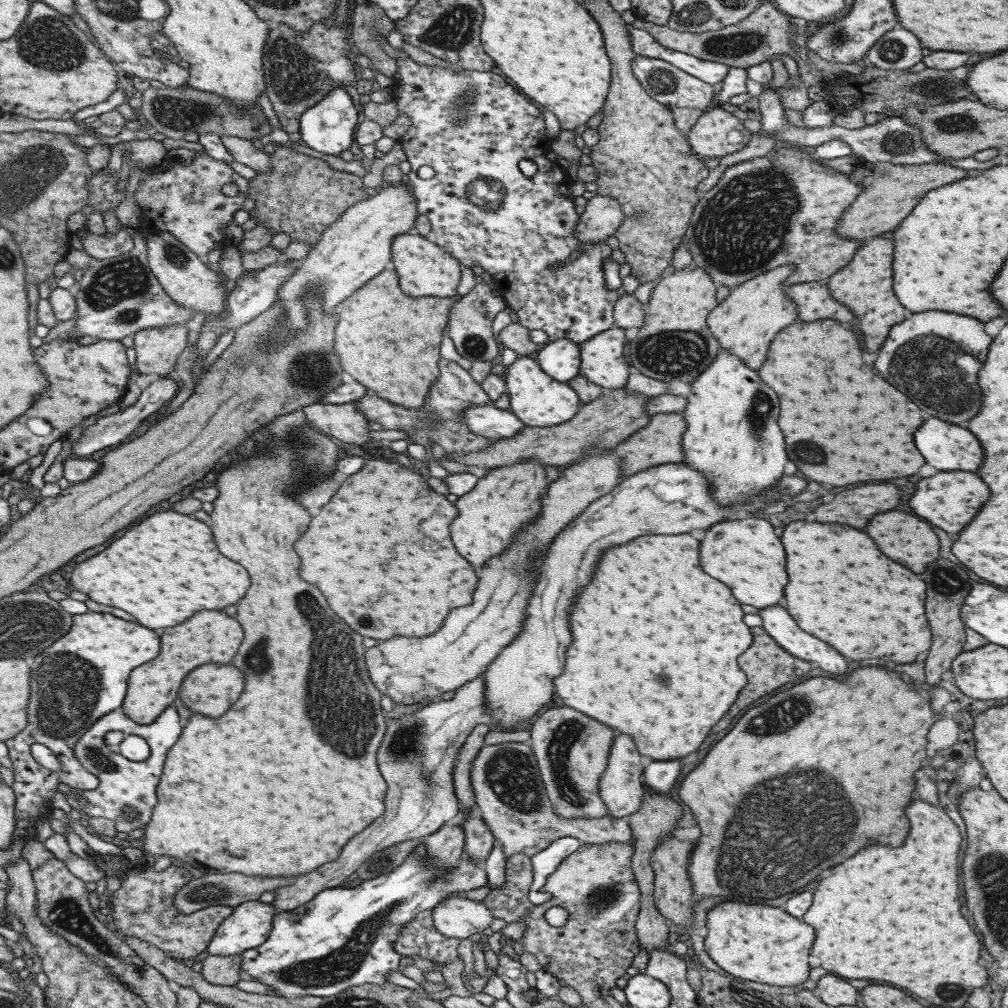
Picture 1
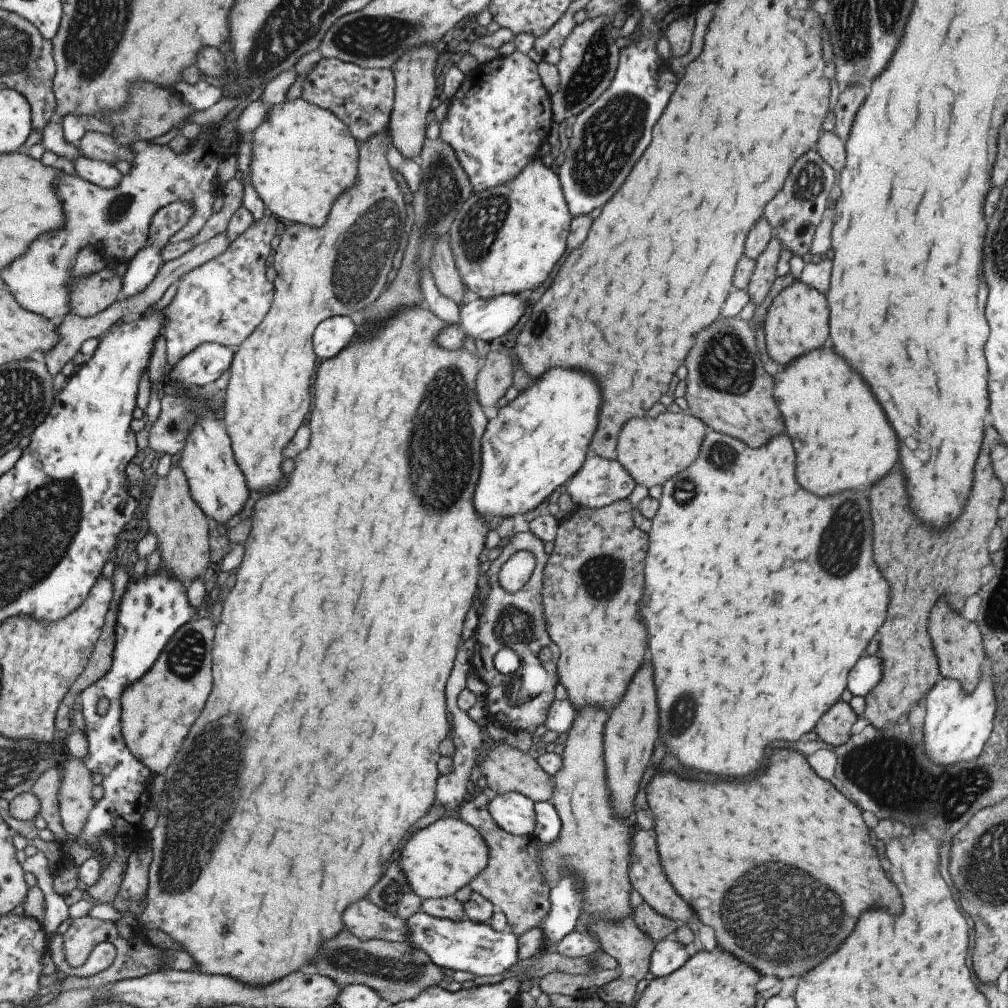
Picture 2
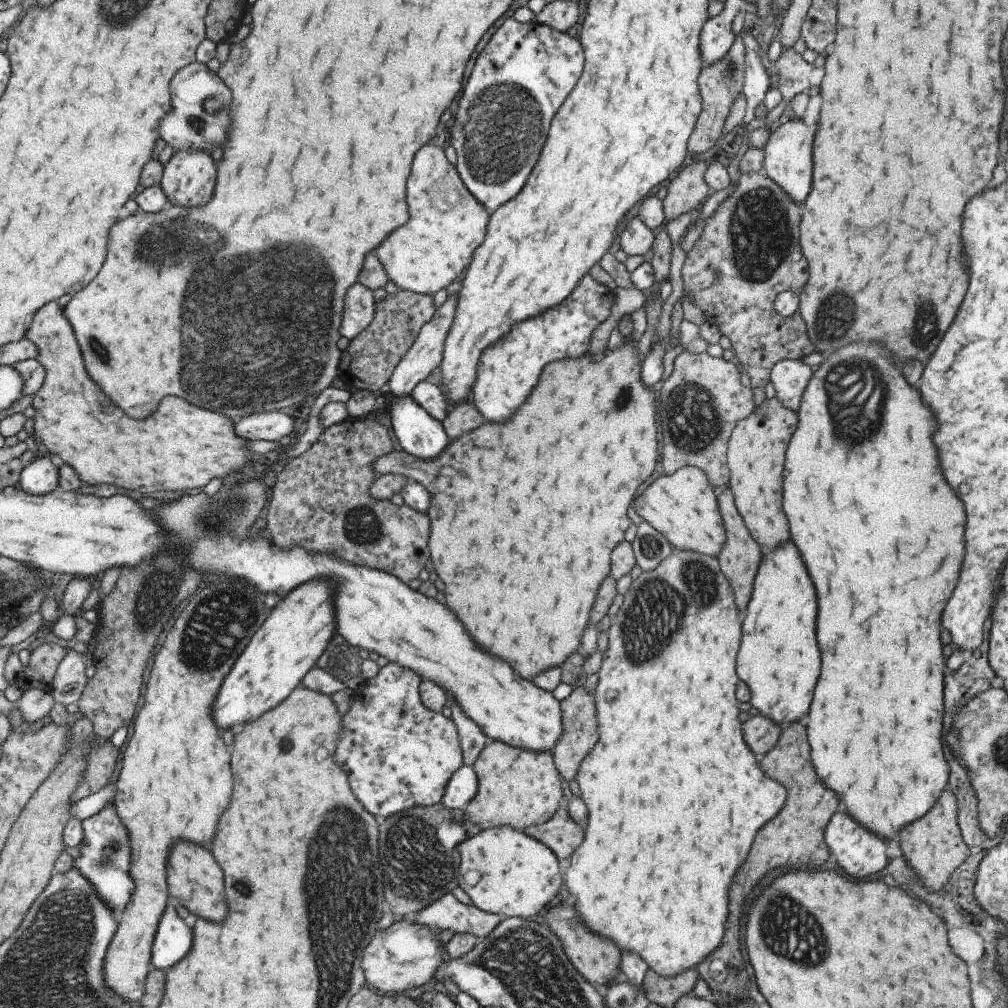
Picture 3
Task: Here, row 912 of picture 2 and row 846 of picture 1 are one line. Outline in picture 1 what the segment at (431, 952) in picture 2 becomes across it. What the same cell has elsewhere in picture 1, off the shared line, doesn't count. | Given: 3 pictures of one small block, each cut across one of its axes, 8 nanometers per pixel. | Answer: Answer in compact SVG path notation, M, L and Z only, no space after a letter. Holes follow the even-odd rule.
M419 842L403 859L403 862L391 872L362 881L352 888L337 887L323 890L306 904L289 911L275 912L275 917L271 921L272 927L265 942L241 954L242 977L271 986L277 991L277 994L273 995L277 998L305 995L333 996L350 986L387 983L383 974L388 970L398 970L400 956L395 953L391 945L403 925L409 923L417 913L435 907L445 895L473 890L487 884L486 872L476 865L467 853L462 852L454 870L440 871L439 867L434 867L426 861L426 851L424 842Z

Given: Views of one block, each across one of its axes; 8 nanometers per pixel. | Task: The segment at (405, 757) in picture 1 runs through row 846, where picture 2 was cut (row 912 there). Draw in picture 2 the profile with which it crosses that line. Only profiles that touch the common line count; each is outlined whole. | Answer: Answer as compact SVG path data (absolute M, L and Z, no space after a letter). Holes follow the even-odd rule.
M367 898L349 904L349 908L343 912L343 924L349 934L362 941L381 939L405 945L410 940L410 936L406 936L409 931L406 919L400 919L389 911L373 906Z

